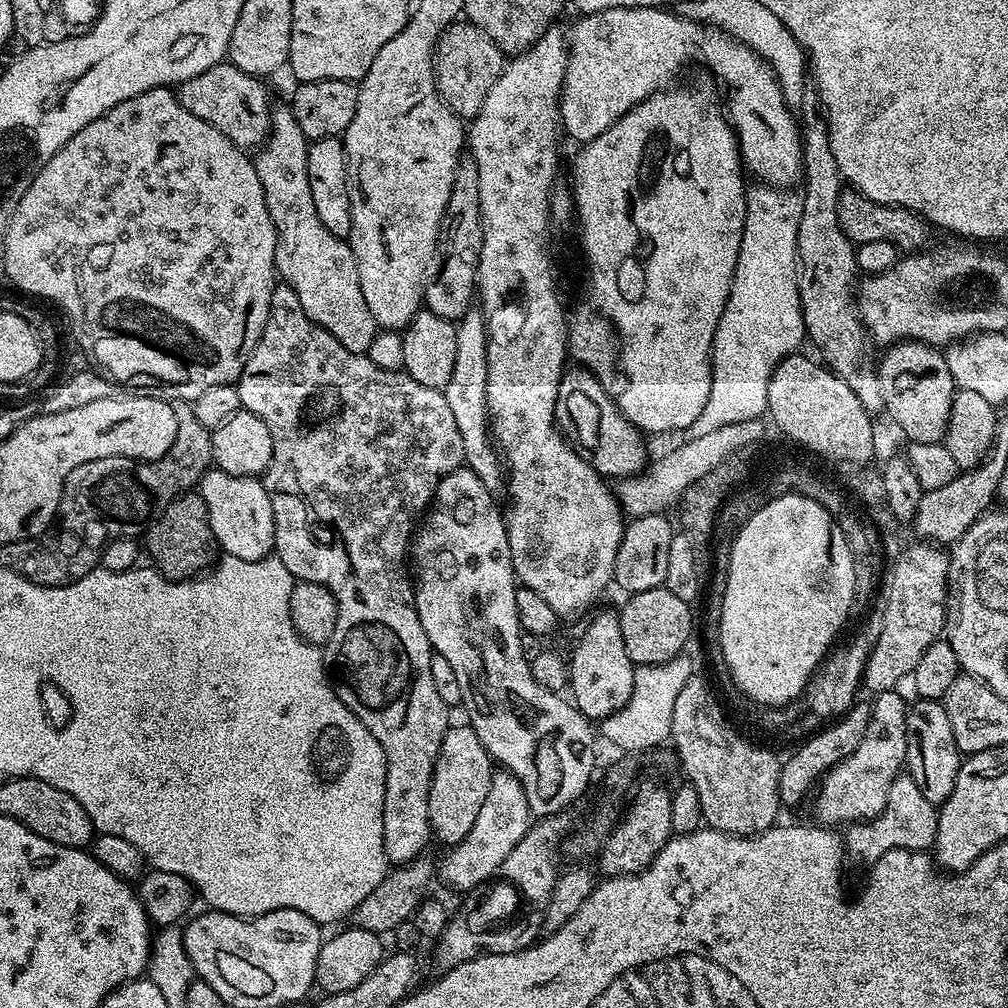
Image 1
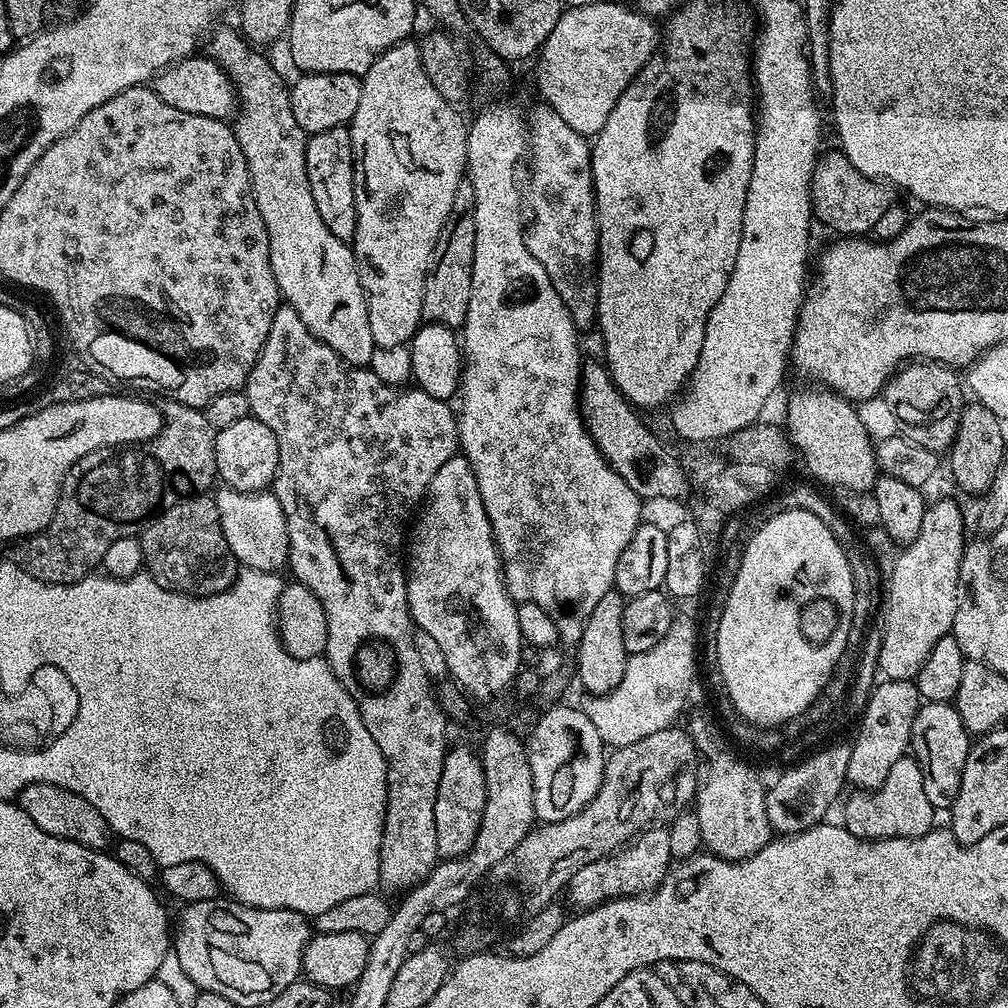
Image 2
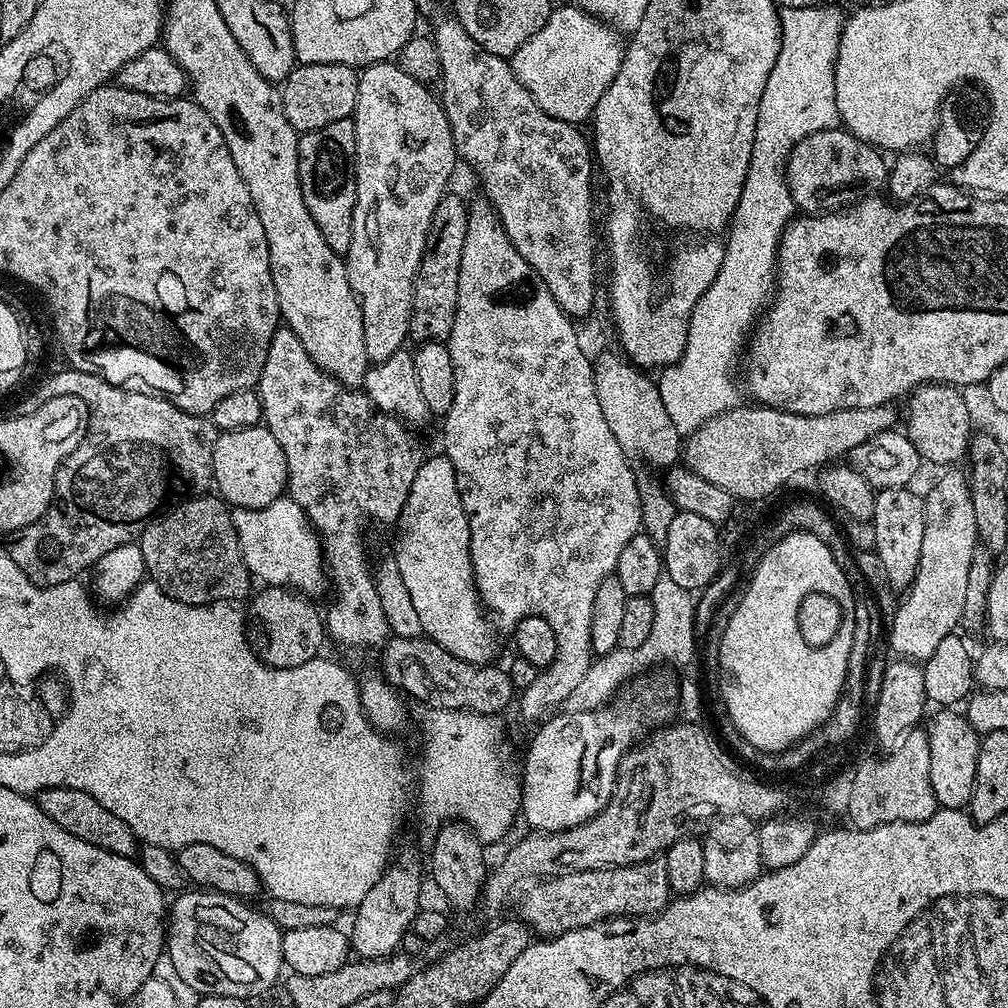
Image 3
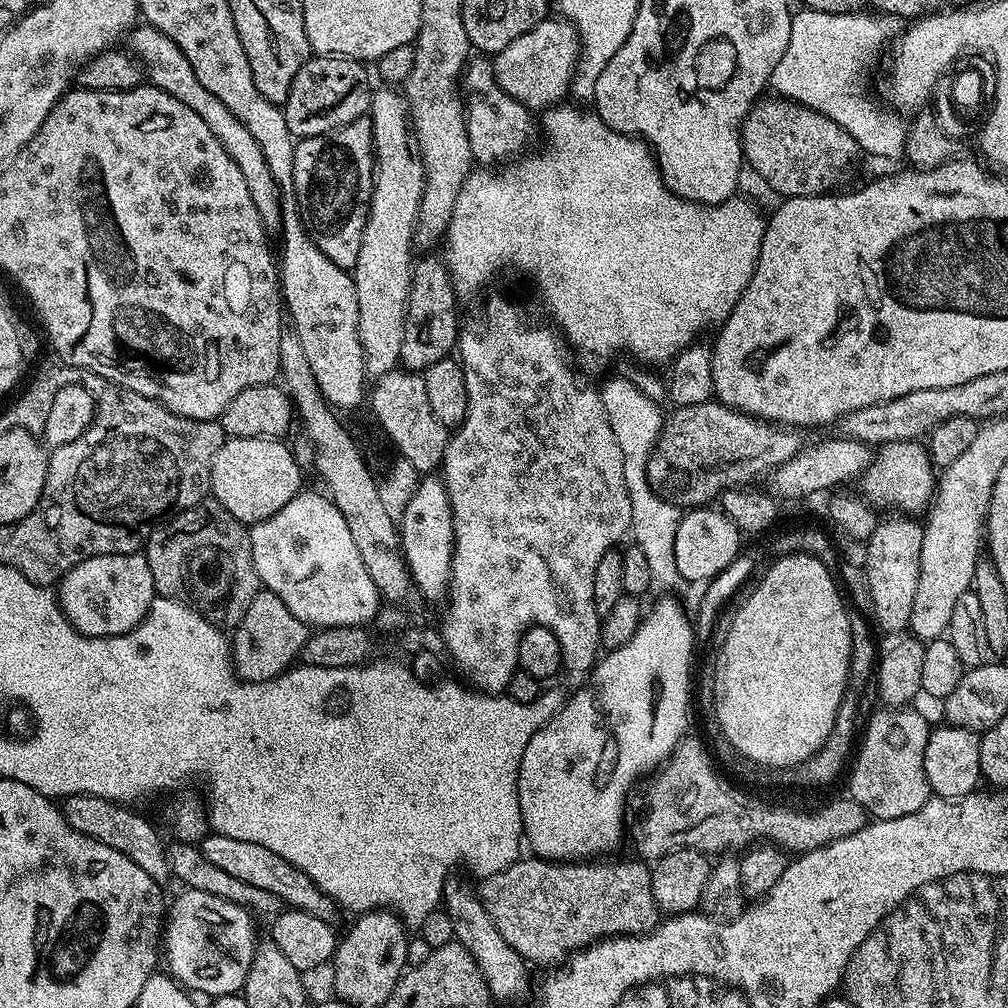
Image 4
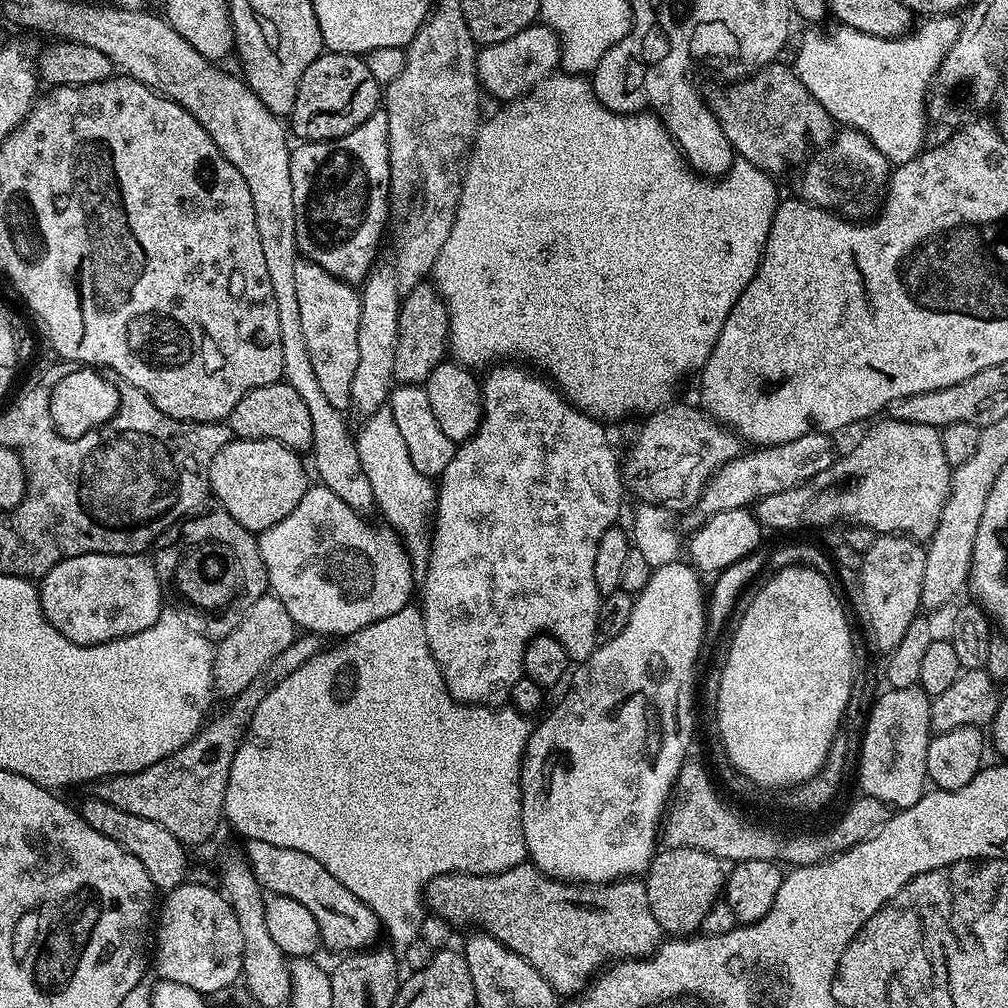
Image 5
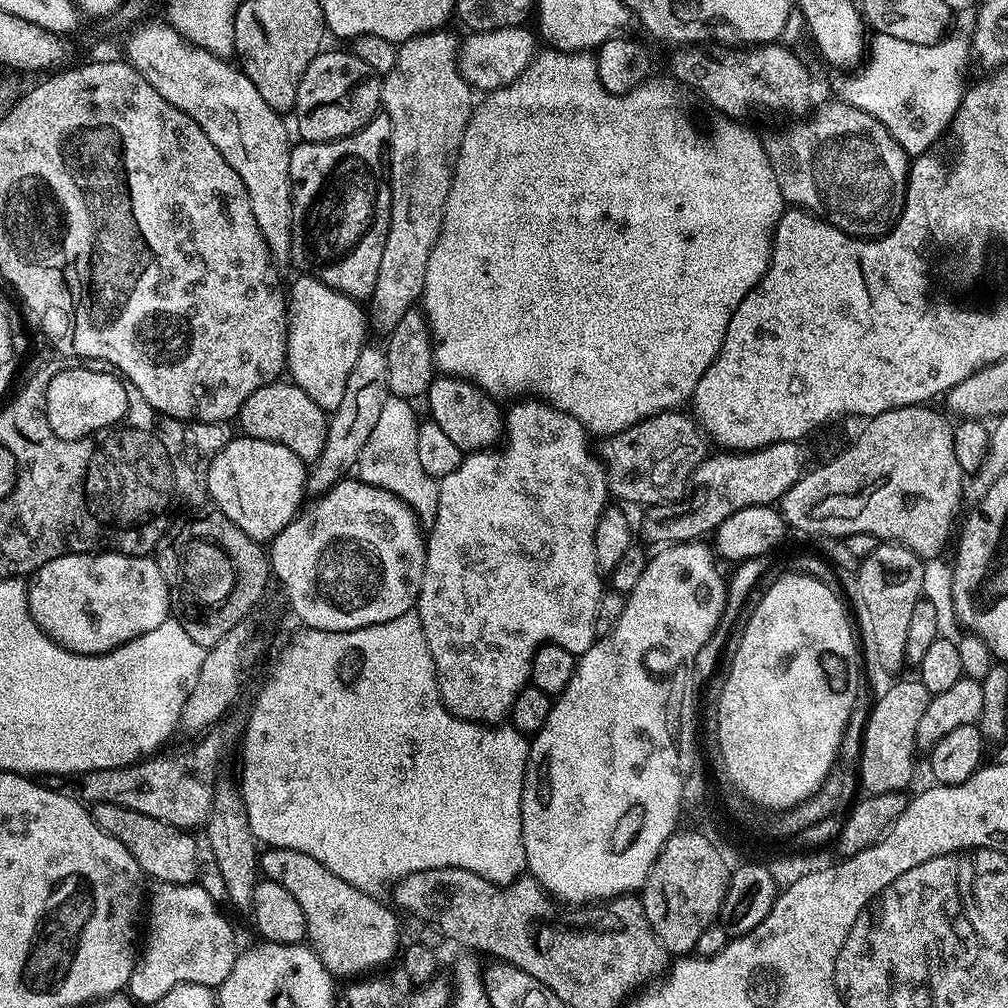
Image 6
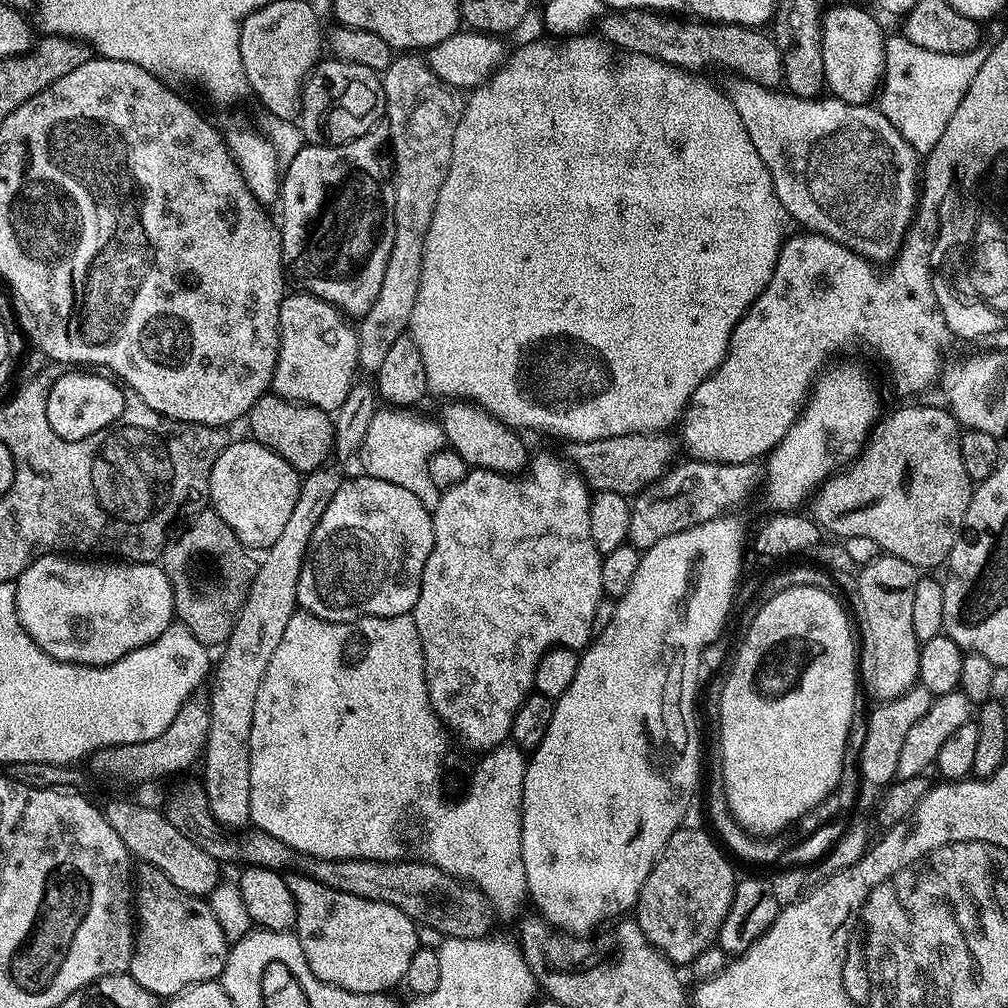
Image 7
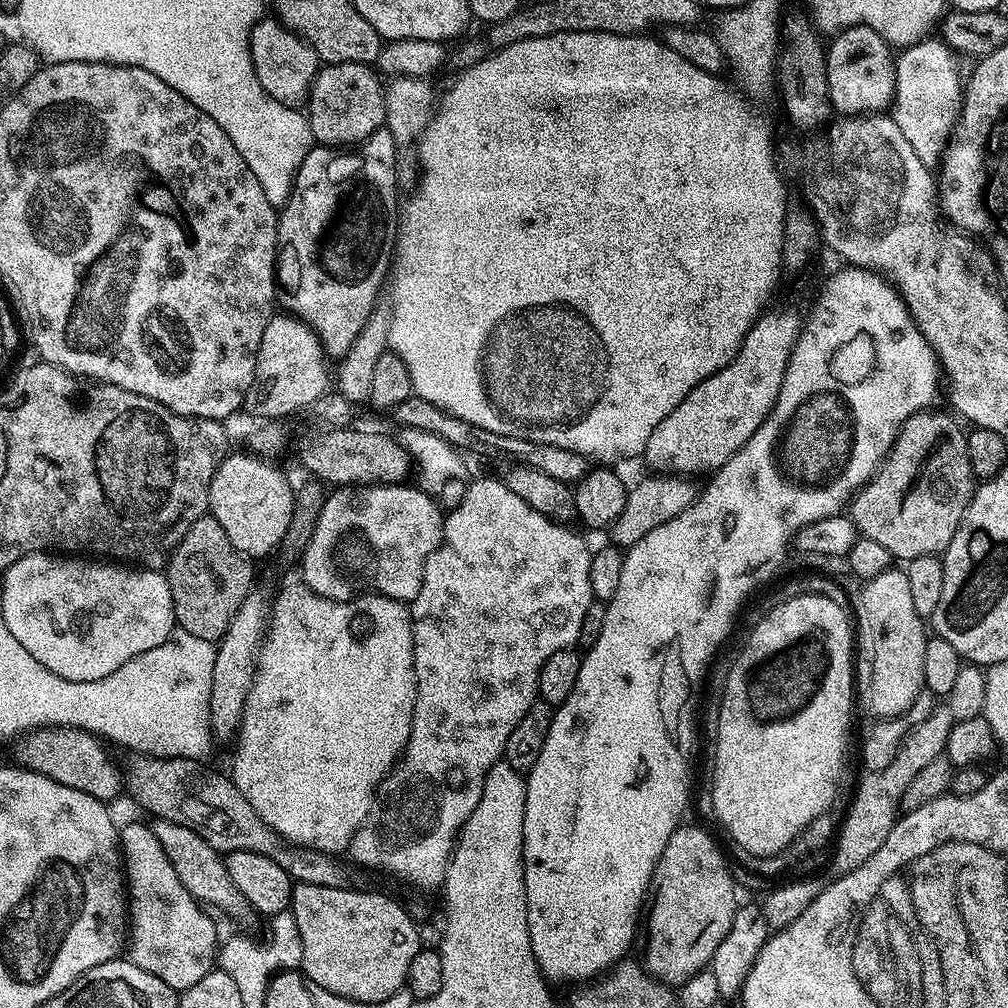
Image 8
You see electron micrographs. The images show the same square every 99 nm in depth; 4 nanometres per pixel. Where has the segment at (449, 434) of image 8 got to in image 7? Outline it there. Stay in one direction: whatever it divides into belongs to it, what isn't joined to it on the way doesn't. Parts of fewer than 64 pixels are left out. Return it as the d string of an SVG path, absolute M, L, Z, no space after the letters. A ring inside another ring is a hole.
M645 434L606 438L594 442L578 440L567 445L567 463L575 469L593 493L613 492L632 498L643 488L650 487L659 476L663 476L673 463L672 448L666 437L664 434Z

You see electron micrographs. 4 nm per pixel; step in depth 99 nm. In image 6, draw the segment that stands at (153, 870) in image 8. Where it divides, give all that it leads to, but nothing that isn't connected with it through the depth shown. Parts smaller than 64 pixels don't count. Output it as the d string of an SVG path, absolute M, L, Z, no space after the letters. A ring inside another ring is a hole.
M157 883L156 889L152 892L152 897L147 897L146 900L146 920L148 916L148 937L143 937L142 951L139 953L134 970L128 979L128 987L126 989L127 995L131 997L137 1005L148 1004L148 1006L155 1005L158 998L162 998L162 994L166 994L166 990L170 990L179 984L201 984L213 990L219 989L222 982L226 982L226 974L230 974L230 970L234 970L234 962L238 955L238 947L236 948L236 936L232 933L232 924L226 917L220 913L221 905L216 903L210 895L206 894L201 886L193 886L190 884L162 884Z

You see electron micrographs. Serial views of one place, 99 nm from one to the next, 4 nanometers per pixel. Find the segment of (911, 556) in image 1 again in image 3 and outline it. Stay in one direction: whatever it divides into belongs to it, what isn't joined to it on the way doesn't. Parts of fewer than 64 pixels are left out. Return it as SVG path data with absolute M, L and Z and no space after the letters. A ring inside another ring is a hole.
M960 470L945 471L948 473L924 496L926 535L922 538L920 566L916 581L903 593L904 601L897 606L892 629L888 632L895 655L913 662L928 660L938 642L957 631L966 606L970 566L981 543L967 475L956 471Z

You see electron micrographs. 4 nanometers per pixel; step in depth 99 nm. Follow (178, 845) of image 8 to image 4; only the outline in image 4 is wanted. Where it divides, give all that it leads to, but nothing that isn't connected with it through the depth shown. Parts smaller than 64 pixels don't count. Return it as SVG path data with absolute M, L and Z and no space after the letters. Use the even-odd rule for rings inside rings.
M70 796L63 801L62 811L64 817L82 834L126 854L150 878L158 882L164 882L164 879L170 876L169 867L169 849L166 847L166 841L156 833L156 828L144 816L139 816L136 812L131 812L131 807L115 800L98 798L97 796Z

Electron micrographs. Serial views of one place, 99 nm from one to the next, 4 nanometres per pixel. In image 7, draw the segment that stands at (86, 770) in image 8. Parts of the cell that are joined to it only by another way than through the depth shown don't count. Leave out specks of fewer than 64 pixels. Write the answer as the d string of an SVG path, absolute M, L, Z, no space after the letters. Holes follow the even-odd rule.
M191 698L178 711L169 728L156 738L141 744L110 745L109 748L97 749L90 756L92 772L98 779L109 780L112 784L148 784L151 780L172 776L201 759L209 730L207 703L203 699Z

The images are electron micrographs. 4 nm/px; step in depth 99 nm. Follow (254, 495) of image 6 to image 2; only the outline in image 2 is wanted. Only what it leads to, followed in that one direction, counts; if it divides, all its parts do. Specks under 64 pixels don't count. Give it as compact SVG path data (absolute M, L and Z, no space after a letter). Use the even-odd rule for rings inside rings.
M249 414L217 431L216 475L227 487L239 492L265 491L275 481L279 465L278 438L266 422Z

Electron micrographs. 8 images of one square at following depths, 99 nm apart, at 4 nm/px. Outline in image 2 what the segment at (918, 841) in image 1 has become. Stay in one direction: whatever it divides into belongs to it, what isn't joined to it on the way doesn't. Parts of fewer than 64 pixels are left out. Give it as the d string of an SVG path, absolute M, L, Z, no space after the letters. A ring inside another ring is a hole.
M906 754L890 766L886 782L871 790L853 791L853 796L844 804L843 827L860 840L885 840L888 836L910 838L924 836L933 831L932 819L938 816L937 809L930 806L926 798L922 770L915 756Z

